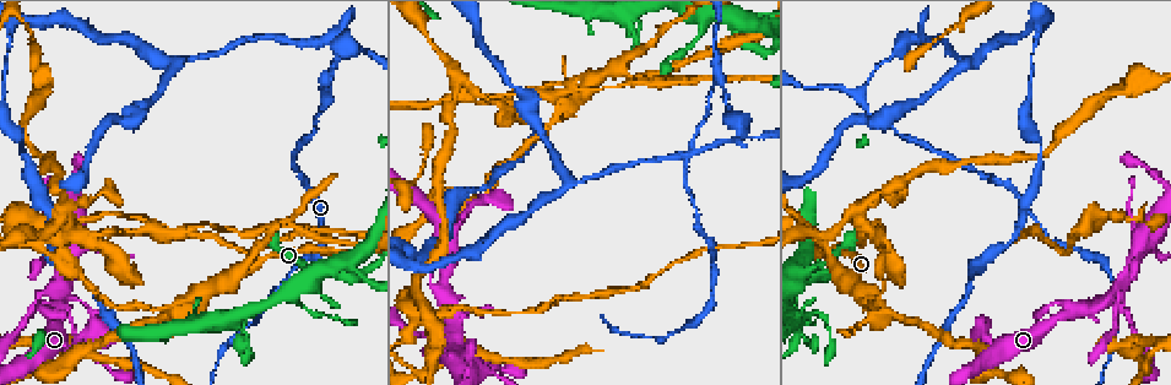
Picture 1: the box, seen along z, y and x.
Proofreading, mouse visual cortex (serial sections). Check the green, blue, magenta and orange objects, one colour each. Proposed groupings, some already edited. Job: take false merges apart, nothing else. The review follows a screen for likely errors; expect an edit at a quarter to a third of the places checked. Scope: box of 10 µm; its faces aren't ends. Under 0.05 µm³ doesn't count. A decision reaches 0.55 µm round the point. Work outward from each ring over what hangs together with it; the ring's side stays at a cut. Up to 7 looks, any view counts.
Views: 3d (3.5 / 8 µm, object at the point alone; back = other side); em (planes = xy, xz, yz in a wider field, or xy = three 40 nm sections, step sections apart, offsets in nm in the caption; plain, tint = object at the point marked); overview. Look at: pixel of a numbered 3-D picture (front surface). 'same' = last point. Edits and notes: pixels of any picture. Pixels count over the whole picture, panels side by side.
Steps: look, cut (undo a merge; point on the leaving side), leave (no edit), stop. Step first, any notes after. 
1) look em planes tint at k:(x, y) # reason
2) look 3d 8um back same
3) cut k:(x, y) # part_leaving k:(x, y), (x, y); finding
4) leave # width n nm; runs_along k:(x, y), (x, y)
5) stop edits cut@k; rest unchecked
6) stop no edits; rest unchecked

look 3d 3.5um at 1:(720, 79) # a narrow waist

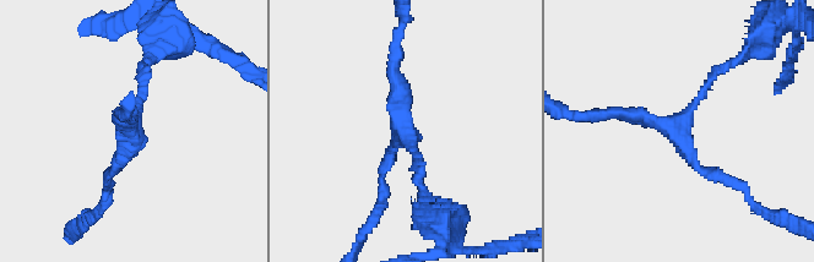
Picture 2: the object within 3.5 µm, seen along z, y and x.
look em xy step 2 tint at 2:(132, 129) # arms 3; arm_widths 100, 150, 150 nm; now the EM

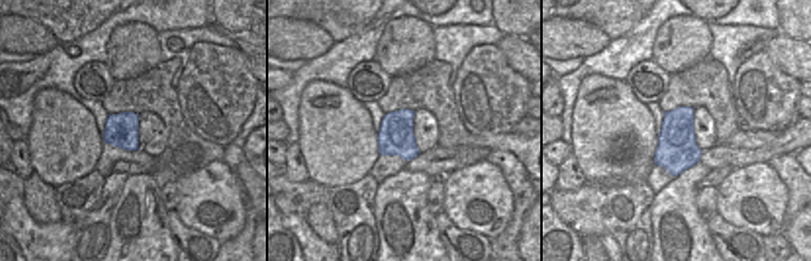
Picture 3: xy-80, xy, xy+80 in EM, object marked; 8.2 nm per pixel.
leave # all the same cell

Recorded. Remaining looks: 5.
look 3d 8um at 1:(183, 305) # abrupt turn

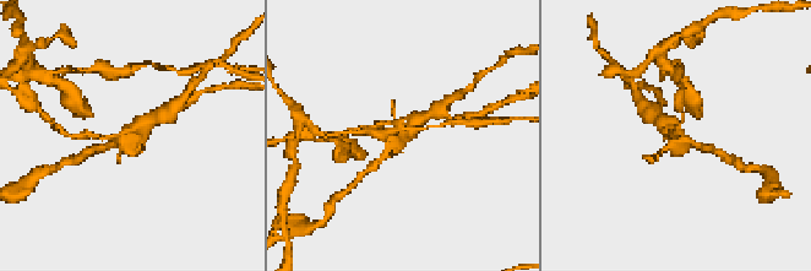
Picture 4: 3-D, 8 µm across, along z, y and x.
look 3d 3.5um same

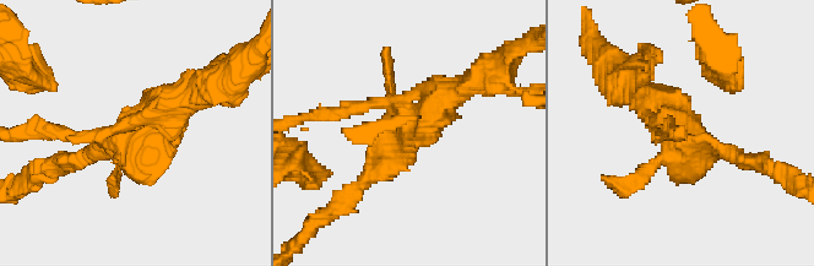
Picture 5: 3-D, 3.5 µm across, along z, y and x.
look em xy step 5 tint at 5:(411, 124) # now the EM

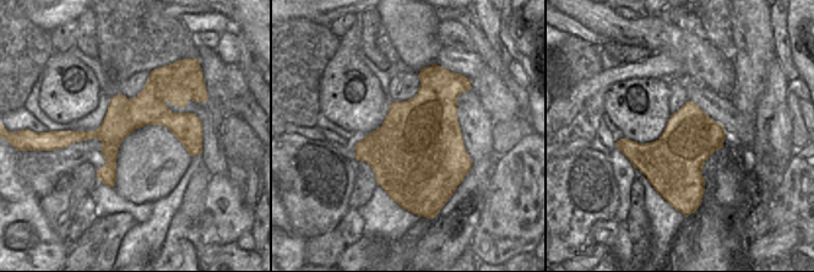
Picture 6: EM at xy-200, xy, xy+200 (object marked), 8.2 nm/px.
cut 5:(701, 145) # two cells meet here

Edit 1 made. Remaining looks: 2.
look 3d 8um back at 1:(738, 136) # thick turns thin

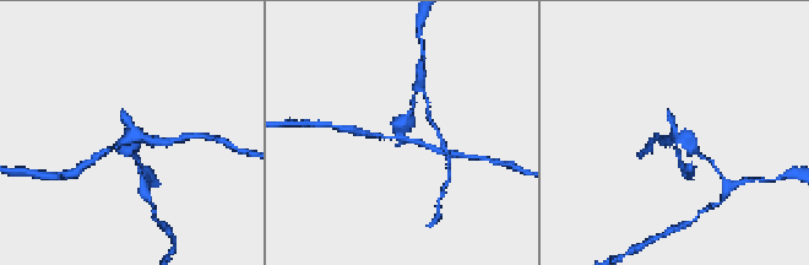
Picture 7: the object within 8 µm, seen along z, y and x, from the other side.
look em xy step 5 tint same # now the EM

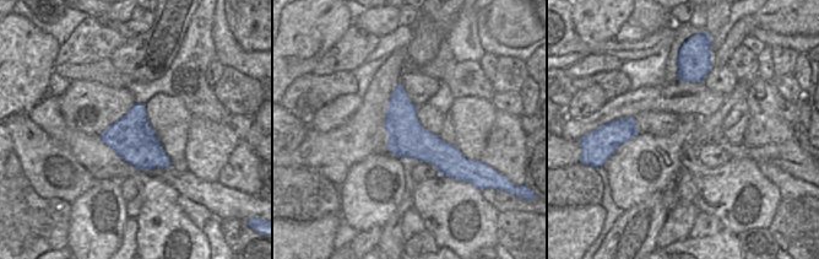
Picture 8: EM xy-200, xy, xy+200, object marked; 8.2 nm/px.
cut 7:(148, 139) # width 320 nm; part_leaving 7:(126, 138), (174, 140); a second cell is stuck on

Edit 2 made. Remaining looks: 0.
stop edits cut@5, cut@7; rest unchecked

